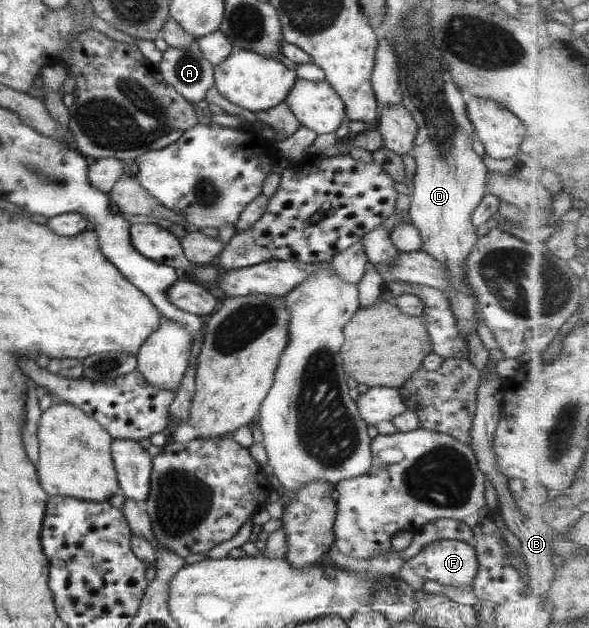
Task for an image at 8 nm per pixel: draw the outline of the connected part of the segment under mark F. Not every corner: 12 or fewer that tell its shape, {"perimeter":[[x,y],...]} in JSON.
{"perimeter":[[428,543],[396,574],[413,590],[431,579],[443,587],[472,585],[473,544]]}

